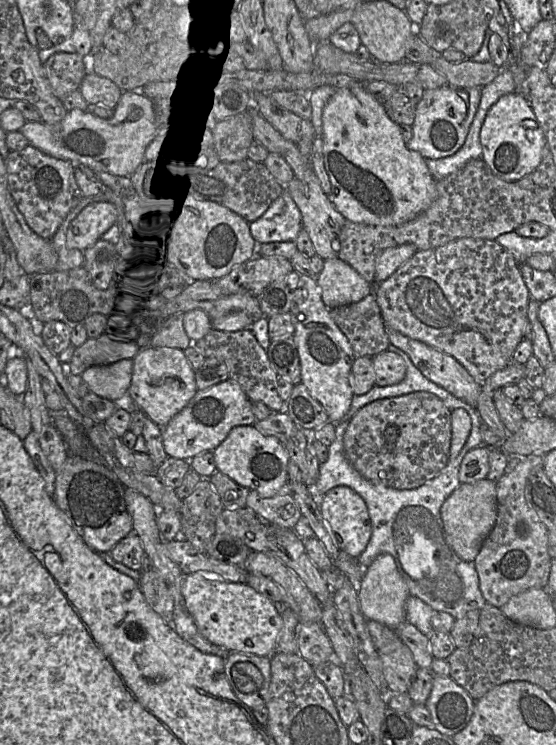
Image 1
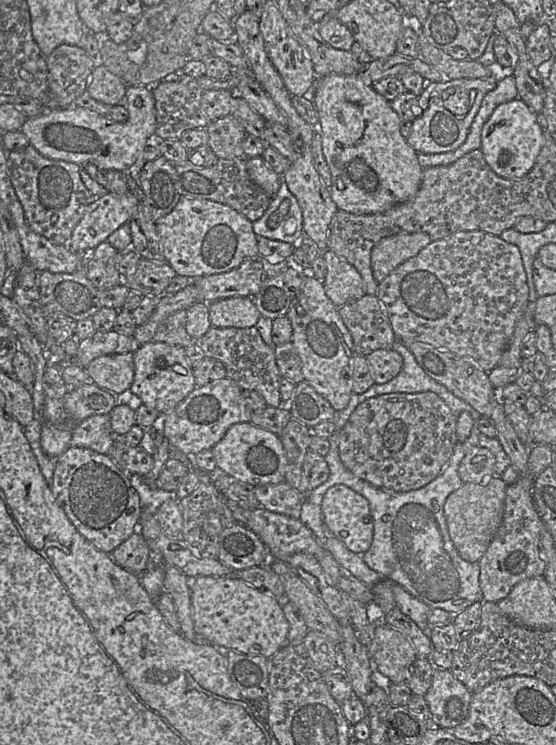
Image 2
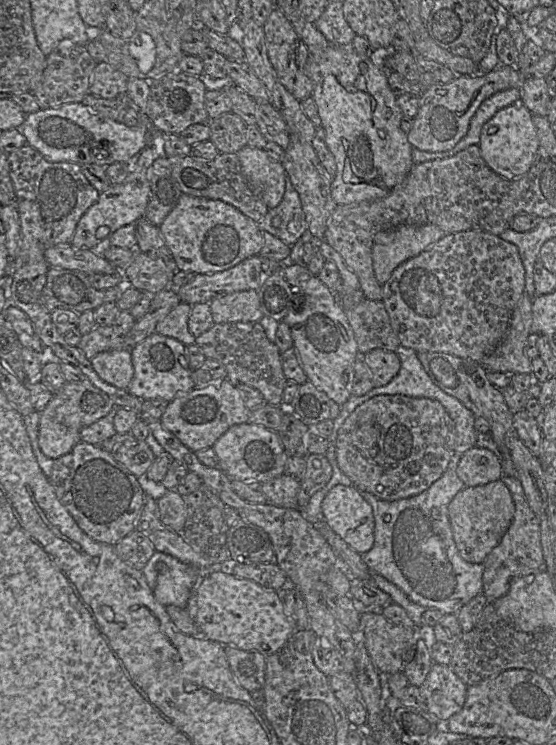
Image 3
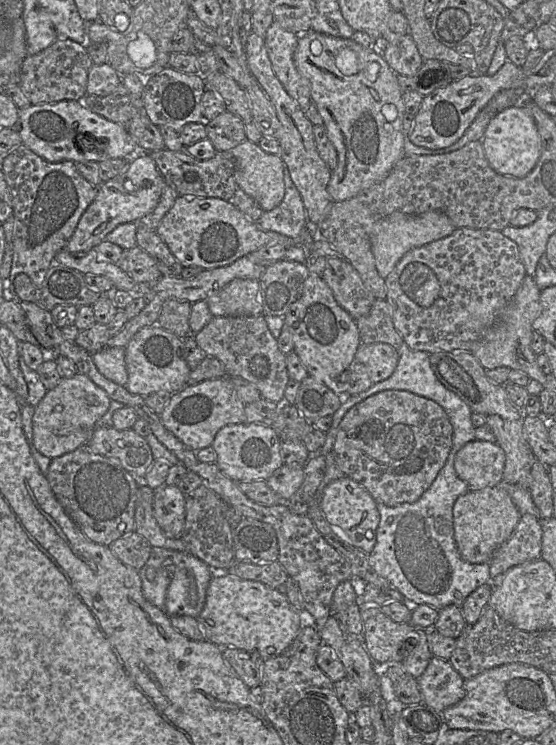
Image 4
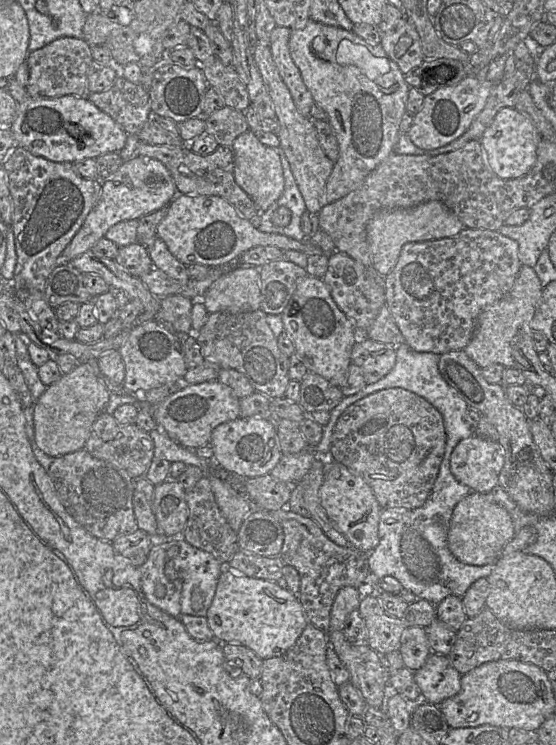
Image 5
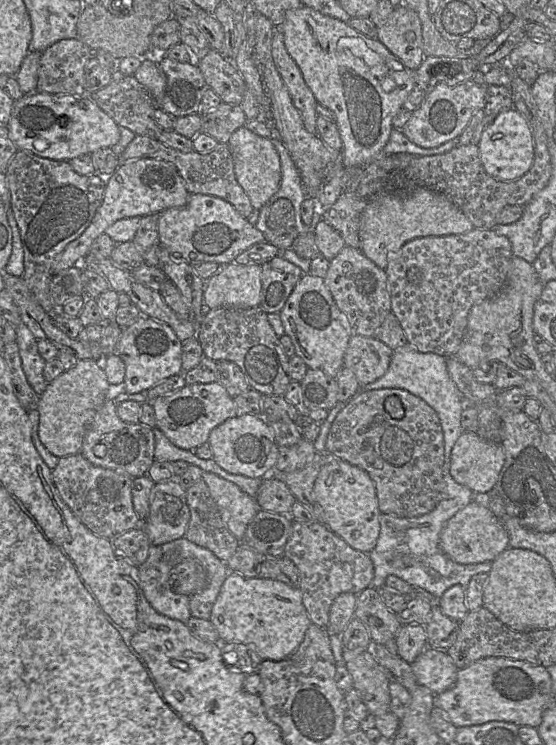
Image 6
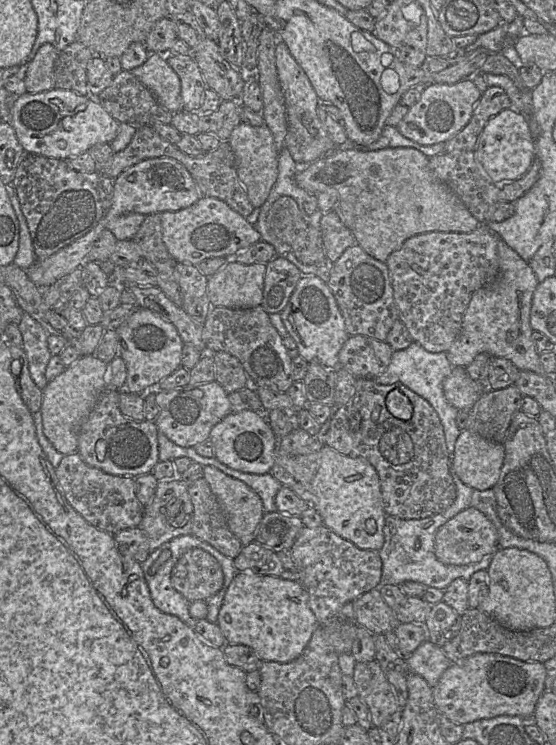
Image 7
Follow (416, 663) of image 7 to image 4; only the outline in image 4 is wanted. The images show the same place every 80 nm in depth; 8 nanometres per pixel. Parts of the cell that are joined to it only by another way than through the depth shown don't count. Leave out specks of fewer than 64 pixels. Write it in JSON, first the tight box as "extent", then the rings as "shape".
{"extent":[417,657,465,713],"shape":[[[432,657],[424,673],[417,679],[426,705],[439,713],[460,702],[465,696],[463,677],[450,661]]]}

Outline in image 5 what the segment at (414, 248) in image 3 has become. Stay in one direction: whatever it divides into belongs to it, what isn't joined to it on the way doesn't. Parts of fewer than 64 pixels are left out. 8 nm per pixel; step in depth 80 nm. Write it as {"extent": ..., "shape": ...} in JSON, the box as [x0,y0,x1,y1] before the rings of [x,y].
{"extent":[367,200,464,277],"shape":[[[431,200],[407,209],[380,211],[367,225],[367,243],[372,264],[383,277],[395,267],[402,247],[408,242],[437,240],[457,235],[464,225],[442,202]]]}

